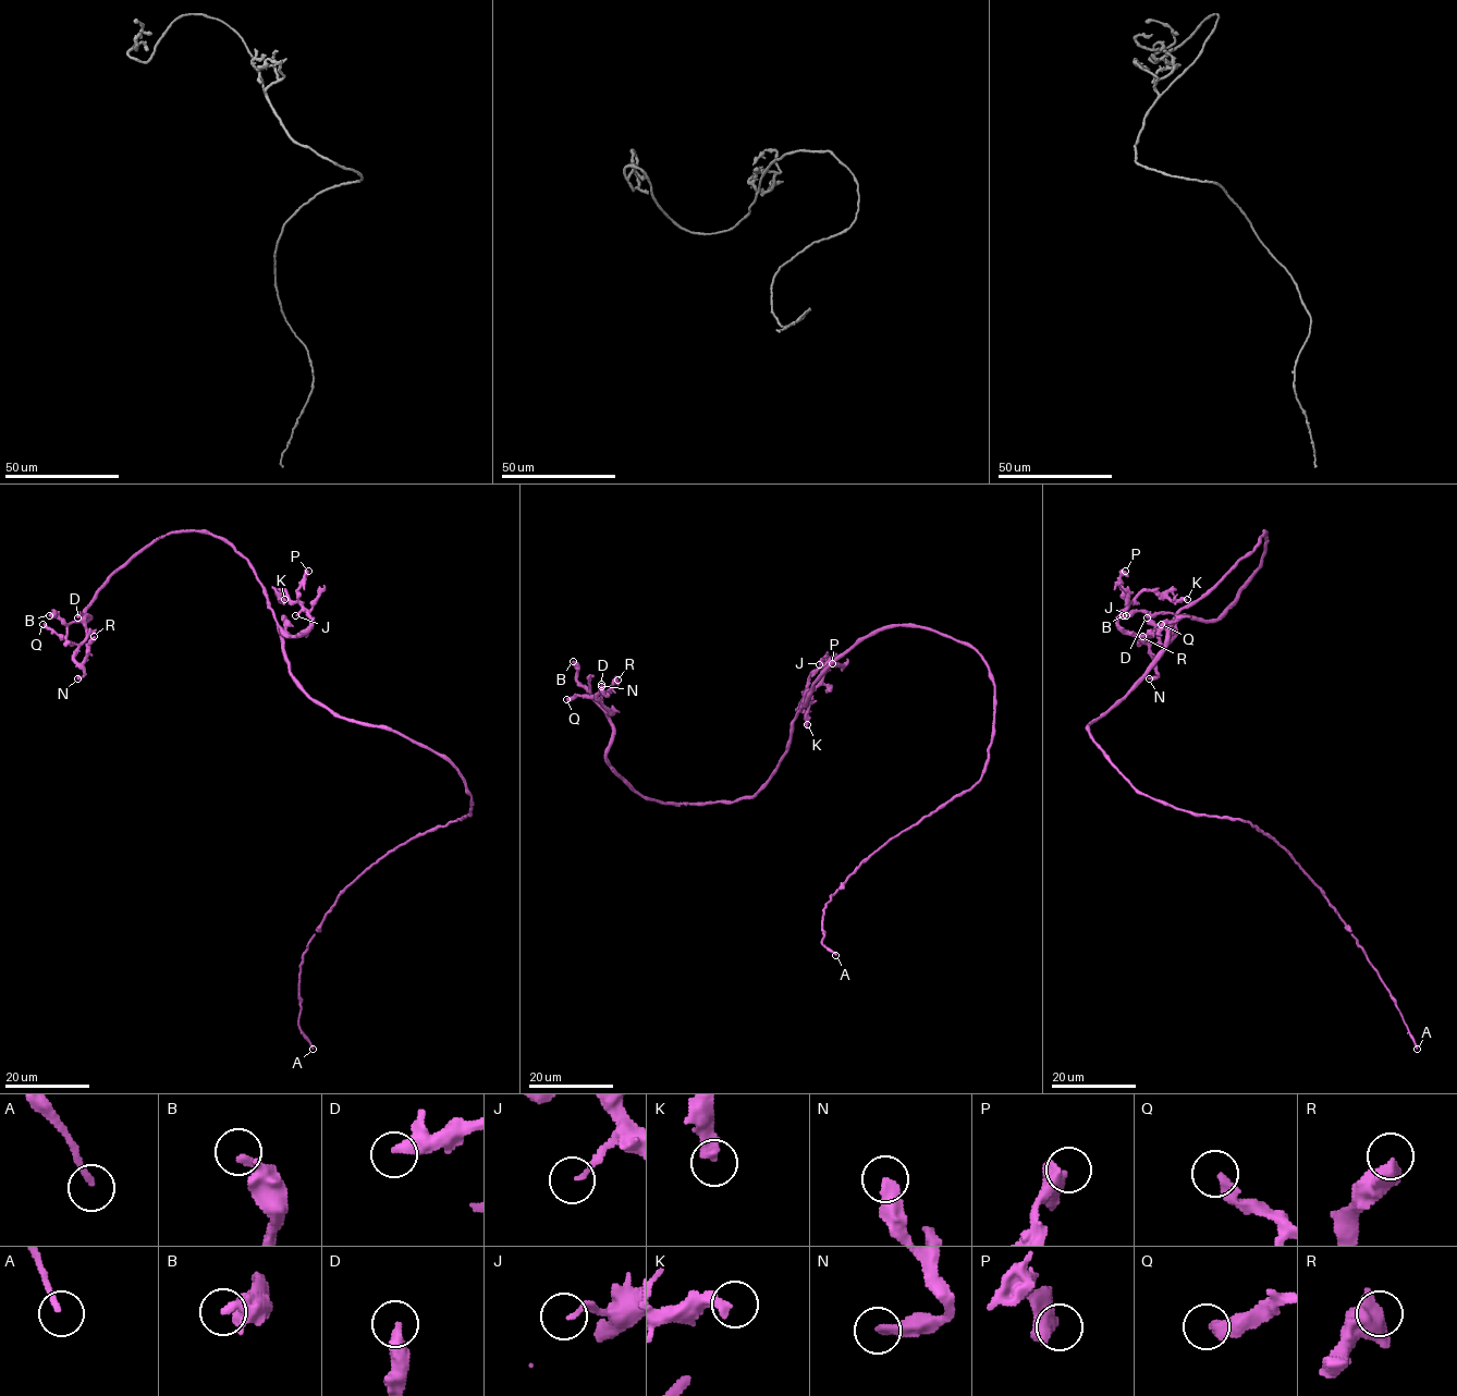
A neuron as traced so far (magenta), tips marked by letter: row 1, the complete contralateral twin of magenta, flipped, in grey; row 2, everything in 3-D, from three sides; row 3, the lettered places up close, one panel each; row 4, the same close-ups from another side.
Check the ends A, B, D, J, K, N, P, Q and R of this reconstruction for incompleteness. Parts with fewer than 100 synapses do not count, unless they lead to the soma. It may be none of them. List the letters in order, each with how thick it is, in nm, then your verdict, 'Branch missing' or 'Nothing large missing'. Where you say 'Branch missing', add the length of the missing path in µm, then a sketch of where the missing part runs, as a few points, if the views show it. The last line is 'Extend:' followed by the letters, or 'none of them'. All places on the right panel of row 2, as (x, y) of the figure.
A: Thickness 180 nm. Nothing large missing
B: Thickness 220 nm. Nothing large missing
D: Thickness 360 nm. Nothing large missing
J: Thickness 140 nm. Nothing large missing
K: Thickness 400 nm. Nothing large missing
N: Thickness 320 nm. Nothing large missing
P: Thickness 400 nm. Nothing large missing
Q: Thickness 380 nm. Nothing large missing
R: Thickness 320 nm. Nothing large missing
Extend: none of them

